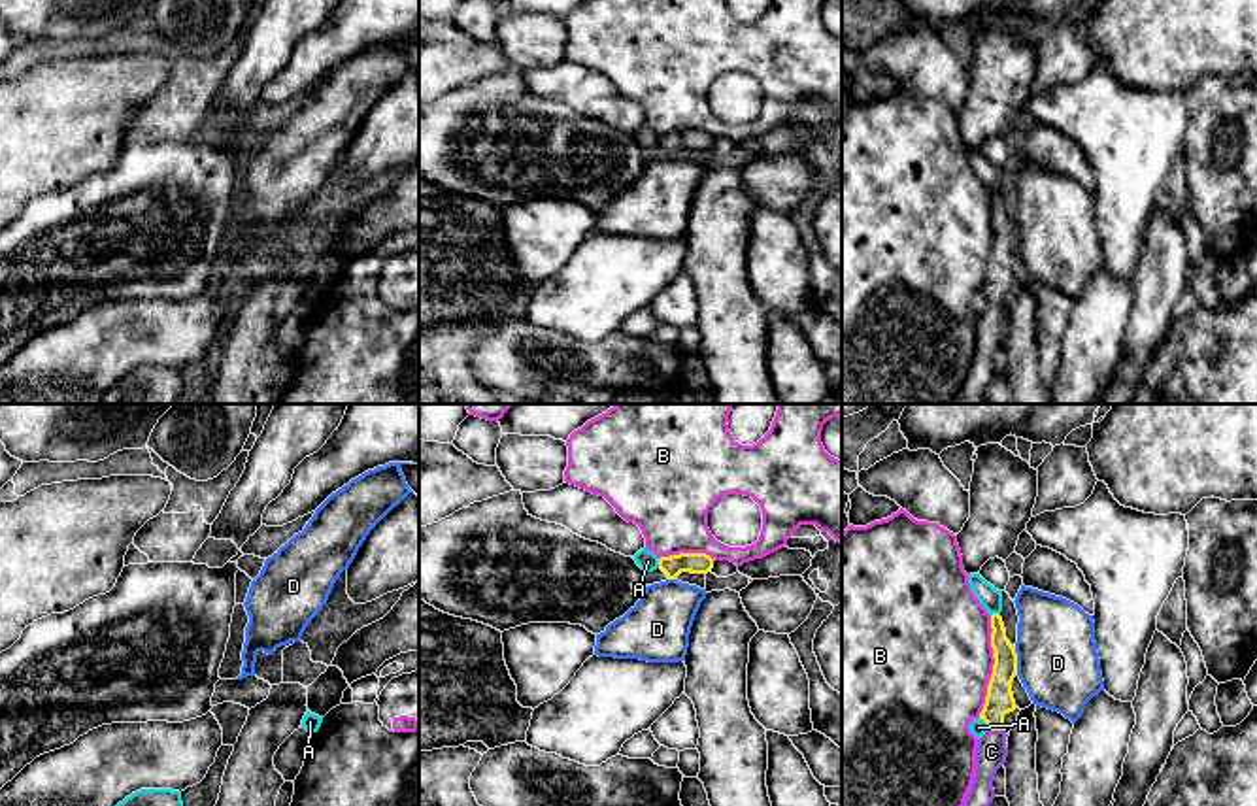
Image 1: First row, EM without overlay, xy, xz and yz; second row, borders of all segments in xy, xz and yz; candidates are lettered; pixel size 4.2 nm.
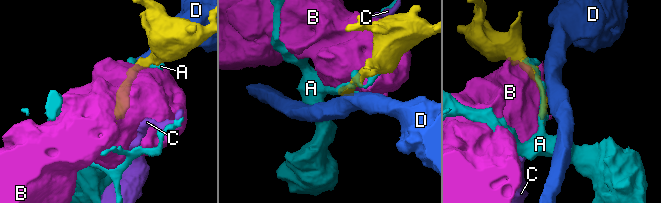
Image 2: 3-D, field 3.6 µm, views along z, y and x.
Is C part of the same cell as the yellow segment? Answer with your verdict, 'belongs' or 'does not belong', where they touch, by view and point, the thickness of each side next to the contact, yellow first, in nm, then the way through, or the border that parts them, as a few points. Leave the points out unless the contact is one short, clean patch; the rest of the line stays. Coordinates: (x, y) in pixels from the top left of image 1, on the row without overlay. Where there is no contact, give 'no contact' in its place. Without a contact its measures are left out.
belongs; contact yz (997, 306); calibres 120 and 130 nm; way yz (999, 278), (997, 306), (991, 329)

